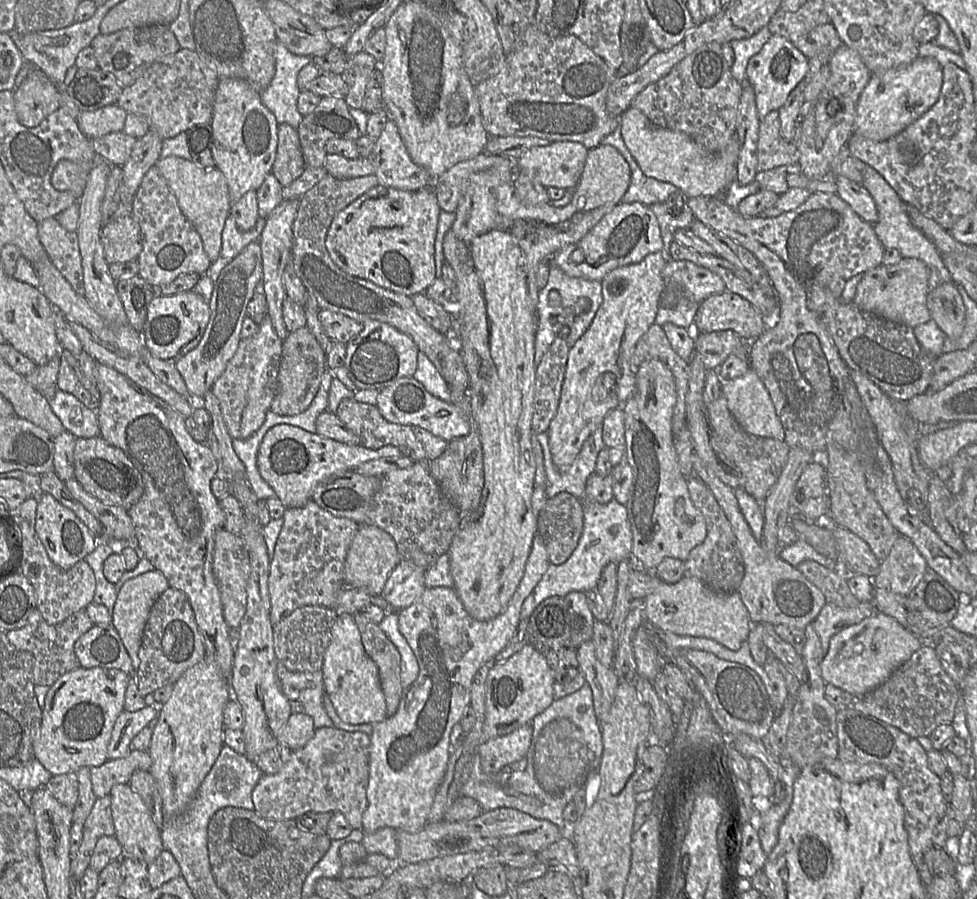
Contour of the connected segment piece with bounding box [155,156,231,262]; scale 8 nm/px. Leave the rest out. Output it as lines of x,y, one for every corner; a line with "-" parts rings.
176,156
160,158
155,166
175,195
183,215
200,235
205,253
214,262
221,250
222,231
231,208
225,176
217,168
205,169

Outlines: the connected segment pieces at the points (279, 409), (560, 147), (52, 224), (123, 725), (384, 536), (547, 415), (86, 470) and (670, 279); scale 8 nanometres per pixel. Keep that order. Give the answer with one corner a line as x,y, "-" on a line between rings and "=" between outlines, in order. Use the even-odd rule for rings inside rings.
304,326
290,332
283,340
277,390
270,411
283,416
297,415
305,411
316,396
326,369
326,352
310,330
=
550,142
546,146
533,147
527,150
517,161
516,170
527,174
545,188
573,189
581,178
587,154
588,149
577,142
=
50,217
38,223
38,236
54,266
73,290
84,296
82,258
76,232
68,231
57,218
=
148,705
135,712
121,712
115,721
107,747
108,759
126,757
132,750
132,739
158,715
158,712
=
361,525
353,538
345,559
344,579
371,595
380,595
398,563
402,560
394,538
378,526
=
557,337
536,366
534,412
532,430
534,434
546,432
556,415
570,347
=
100,436
93,438
76,437
74,478
89,494
105,504
118,505
126,511
138,502
144,492
141,476
125,453
=
667,258
663,268
665,289
661,305
675,308
679,304
699,304
714,294
726,291
725,283
712,271
686,260

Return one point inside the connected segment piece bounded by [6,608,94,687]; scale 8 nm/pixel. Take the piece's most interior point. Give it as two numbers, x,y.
52,646

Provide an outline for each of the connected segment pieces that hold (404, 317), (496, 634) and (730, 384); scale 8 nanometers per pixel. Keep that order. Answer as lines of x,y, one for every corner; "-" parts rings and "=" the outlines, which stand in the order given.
327,175
299,199
291,248
295,271
308,294
316,299
320,309
340,313
359,322
377,320
390,324
415,342
419,351
427,355
450,386
468,392
470,377
461,354
461,339
448,337
431,326
418,313
411,296
347,274
333,262
327,251
326,236
334,217
377,184
375,175
352,179
337,179
=
537,533
517,590
506,609
489,621
472,618
456,590
448,587
426,588
416,602
398,611
399,629
417,658
419,675
415,682
404,690
397,712
375,723
370,735
368,804
362,816
361,827
364,833
372,833
384,827
416,833
427,824
435,795
447,771
452,751
451,731
454,725
460,722
465,709
471,703
474,676
484,664
496,658
513,638
520,621
522,604
540,582
549,564
545,543
=
749,368
748,371
735,379
721,383
721,394
727,400
727,406
738,424
749,434
761,437
769,437
783,440
784,430
780,418
778,417
771,396
757,373

